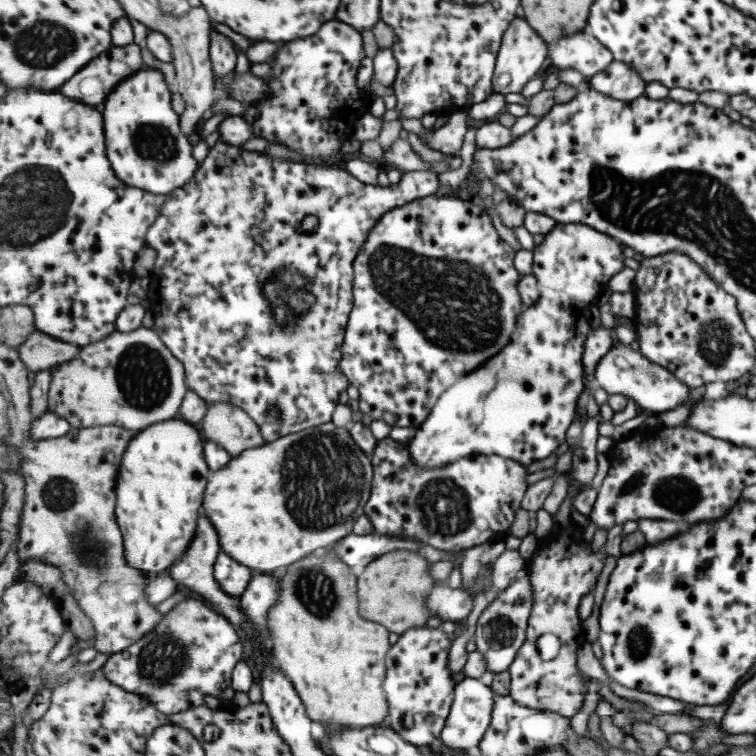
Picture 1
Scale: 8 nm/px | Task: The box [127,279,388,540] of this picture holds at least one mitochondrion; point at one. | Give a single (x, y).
(321, 476)

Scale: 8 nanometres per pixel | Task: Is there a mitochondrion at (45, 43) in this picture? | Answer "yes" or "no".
yes

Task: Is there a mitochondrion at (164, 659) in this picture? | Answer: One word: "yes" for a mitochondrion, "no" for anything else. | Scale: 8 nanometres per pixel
yes

